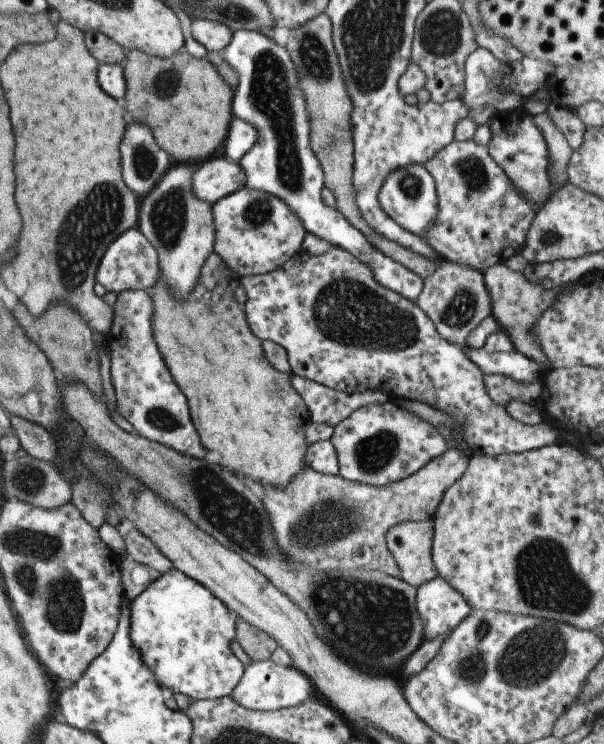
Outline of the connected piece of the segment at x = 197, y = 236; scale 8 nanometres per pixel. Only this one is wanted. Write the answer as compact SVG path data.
M174 162L162 175L162 178L140 198L139 221L137 227L144 233L150 244L156 249L159 268L169 289L177 299L185 299L197 283L202 263L211 255L215 243L215 218L213 204L197 199L193 191L193 176L199 164Z

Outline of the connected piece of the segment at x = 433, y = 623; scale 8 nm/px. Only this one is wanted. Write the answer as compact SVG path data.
M440 575L417 586L417 611L423 622L423 638L446 636L470 614L473 608L447 580Z

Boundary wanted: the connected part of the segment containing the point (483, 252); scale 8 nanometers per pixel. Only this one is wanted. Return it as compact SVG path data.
M473 138L454 139L424 165L435 180L438 199L437 222L425 230L425 239L436 249L438 256L484 274L491 265L504 263L521 252L537 210L513 187L512 181L489 155L487 146L478 144Z

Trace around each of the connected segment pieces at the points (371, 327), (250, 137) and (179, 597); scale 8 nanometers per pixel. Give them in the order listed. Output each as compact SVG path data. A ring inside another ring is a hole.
M334 248L320 257L314 258L308 254L299 253L294 255L287 263L284 263L280 269L263 274L250 275L240 277L240 284L244 285L247 292L247 300L245 303L245 315L254 336L260 338L261 341L272 341L279 344L286 350L287 357L291 366L291 373L303 376L304 378L319 382L331 389L337 391L344 391L345 393L362 392L366 389L378 389L386 392L393 399L410 399L411 401L418 401L427 404L429 407L446 413L459 423L455 434L461 439L461 442L467 447L467 452L464 452L468 458L474 455L499 455L502 453L521 453L532 449L540 448L544 445L556 443L556 428L553 424L548 424L542 421L538 424L527 425L515 418L512 418L506 407L500 405L490 396L486 391L484 385L484 373L479 366L476 366L465 355L465 352L445 338L439 335L434 323L428 318L428 315L416 304L415 301L408 300L400 296L397 292L384 288L379 282L374 280L371 268L365 265L361 260L358 260L351 252L344 249Z
M234 116L227 132L227 137L223 142L224 154L232 162L239 160L248 152L249 148L258 140L259 132L245 120Z
M182 571L163 573L159 579L151 582L130 603L129 635L132 646L140 653L146 667L153 672L158 684L170 694L183 694L194 701L200 699L219 699L230 697L240 682L245 666L234 655L230 642L234 640L236 614L219 598L216 598L204 585L186 576Z

